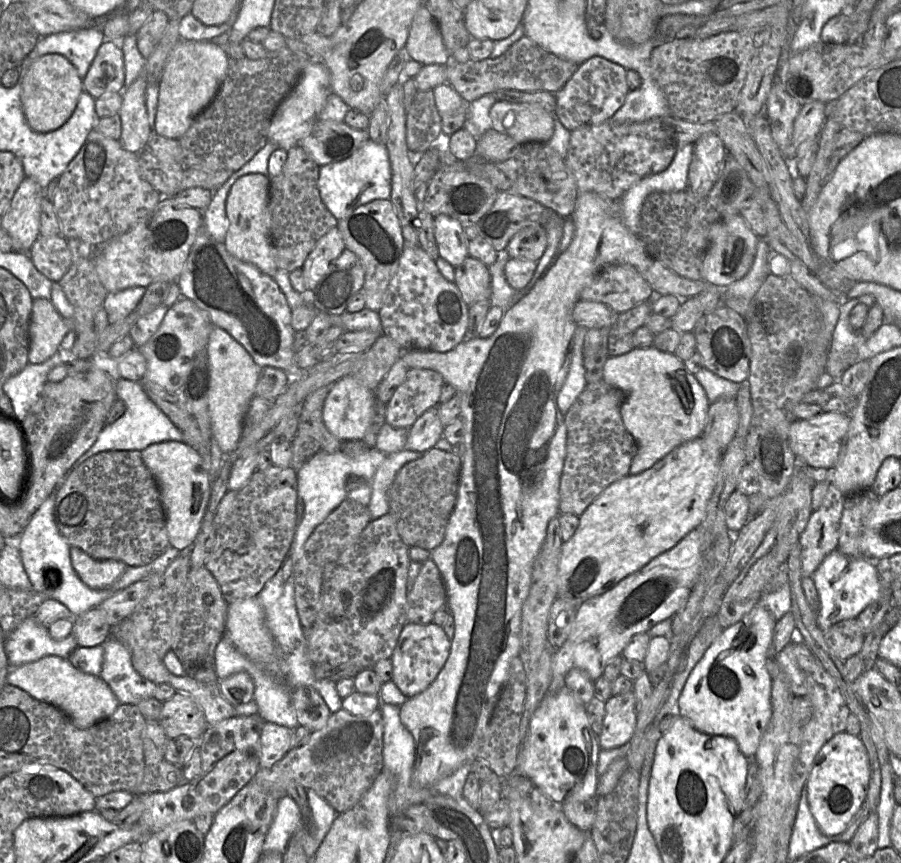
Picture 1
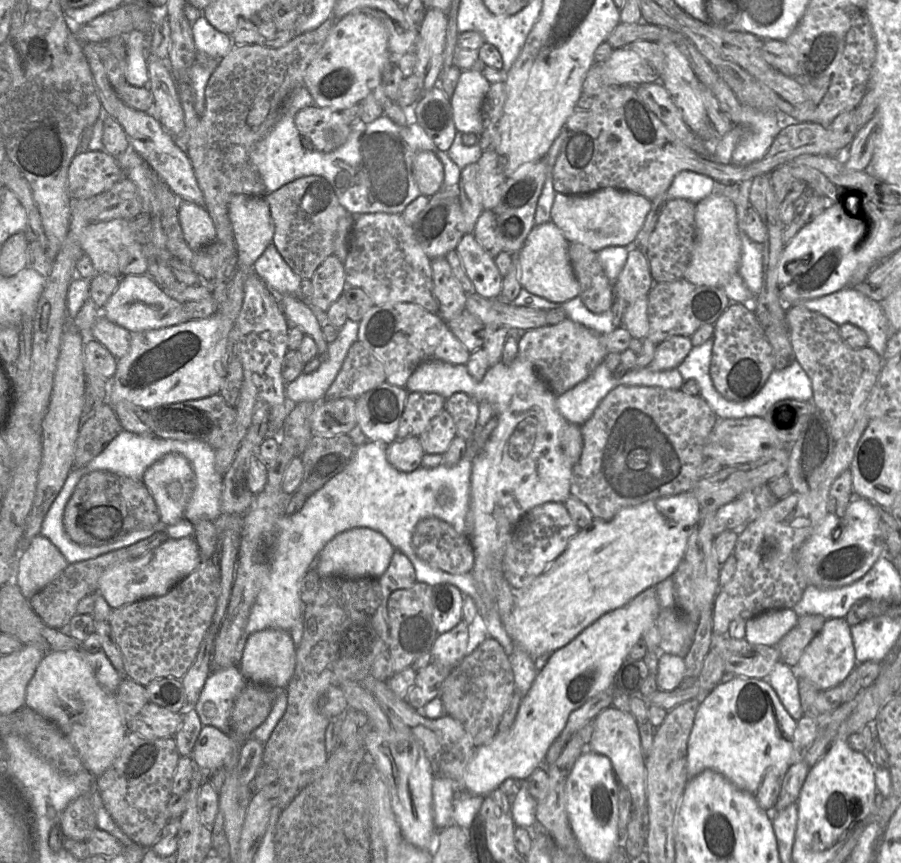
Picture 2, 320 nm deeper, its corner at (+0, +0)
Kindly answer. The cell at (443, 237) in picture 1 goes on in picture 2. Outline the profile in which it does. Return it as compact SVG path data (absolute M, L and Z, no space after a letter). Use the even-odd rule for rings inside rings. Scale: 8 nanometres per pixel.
M466 233L456 251L460 255L475 294L486 299L501 299L503 277L490 256L476 240L473 233Z

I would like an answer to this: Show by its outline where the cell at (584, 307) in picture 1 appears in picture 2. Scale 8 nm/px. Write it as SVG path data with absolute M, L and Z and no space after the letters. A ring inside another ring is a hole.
M467 295L466 309L484 325L497 324L509 330L532 330L546 325L546 311L518 307L501 299Z

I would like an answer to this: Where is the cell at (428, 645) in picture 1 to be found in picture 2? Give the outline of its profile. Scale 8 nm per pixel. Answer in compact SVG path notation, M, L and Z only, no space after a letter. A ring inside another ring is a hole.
M462 621L448 632L438 634L430 653L432 662L445 668L454 668L467 653L469 641L468 624Z

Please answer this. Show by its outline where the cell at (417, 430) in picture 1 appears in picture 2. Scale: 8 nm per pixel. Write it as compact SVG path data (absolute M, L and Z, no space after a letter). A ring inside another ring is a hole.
M419 437L396 439L386 447L389 463L398 471L405 473L421 467L424 454Z

